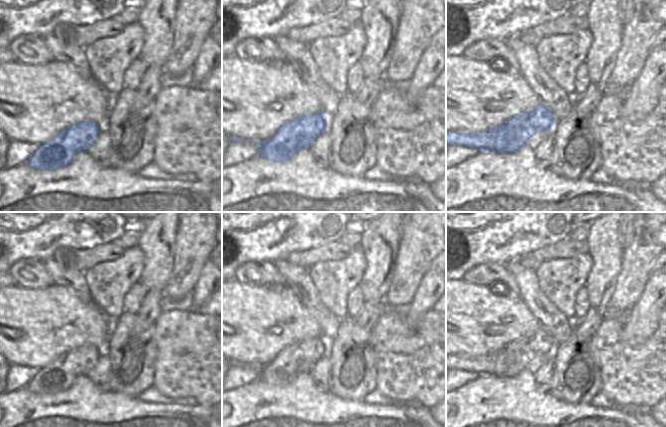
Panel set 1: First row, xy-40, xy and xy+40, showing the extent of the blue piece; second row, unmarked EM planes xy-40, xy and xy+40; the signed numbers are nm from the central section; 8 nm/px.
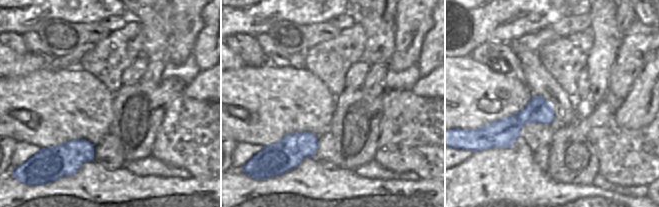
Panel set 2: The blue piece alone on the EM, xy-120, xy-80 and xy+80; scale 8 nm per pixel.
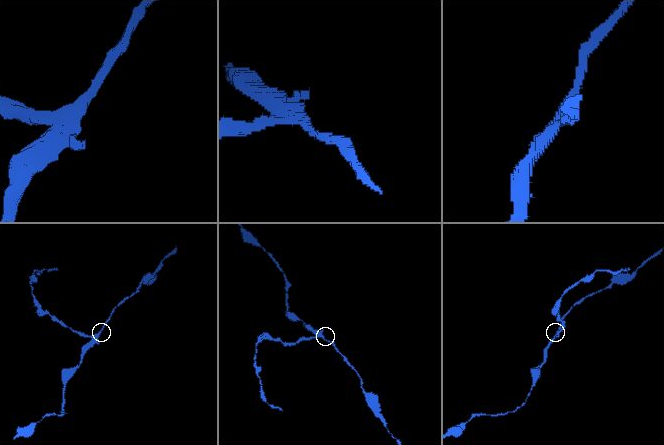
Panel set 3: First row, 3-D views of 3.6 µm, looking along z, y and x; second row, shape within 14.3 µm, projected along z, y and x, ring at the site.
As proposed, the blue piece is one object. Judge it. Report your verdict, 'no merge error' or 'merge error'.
merge error

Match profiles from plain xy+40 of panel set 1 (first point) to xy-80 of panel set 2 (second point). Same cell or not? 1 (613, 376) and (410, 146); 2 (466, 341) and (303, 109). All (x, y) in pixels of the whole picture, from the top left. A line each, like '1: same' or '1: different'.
1: same
2: same

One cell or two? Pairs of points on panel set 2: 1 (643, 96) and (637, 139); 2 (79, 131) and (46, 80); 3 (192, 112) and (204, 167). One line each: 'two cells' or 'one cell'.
1: two cells
2: one cell
3: one cell

